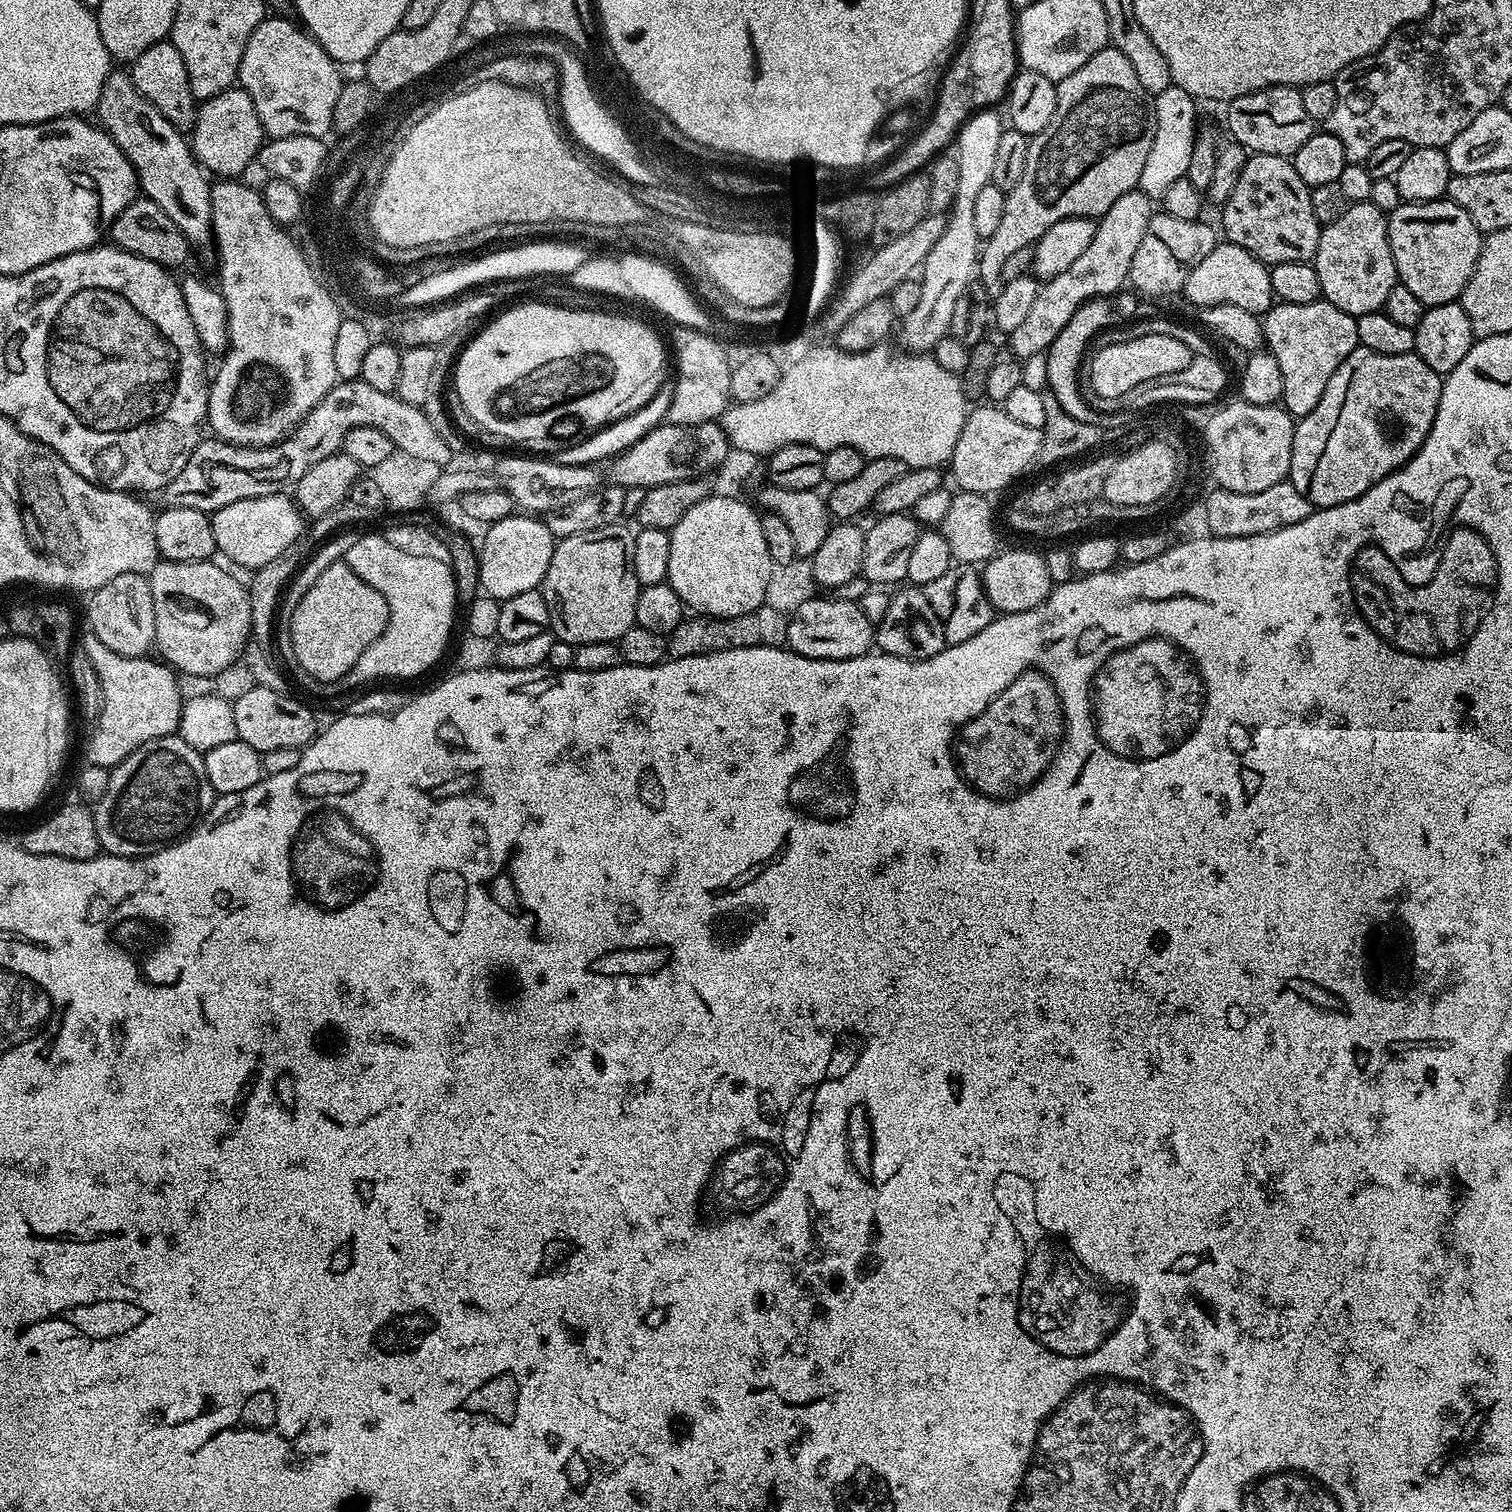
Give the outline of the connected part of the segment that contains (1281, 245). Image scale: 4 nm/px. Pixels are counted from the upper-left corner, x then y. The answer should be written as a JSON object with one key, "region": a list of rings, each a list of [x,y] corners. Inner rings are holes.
{"region":[[[1249,155],[1238,183],[1234,185],[1234,190],[1230,190],[1230,198],[1222,209],[1222,232],[1228,235],[1225,236],[1227,243],[1242,246],[1262,263],[1271,266],[1282,262],[1311,261],[1315,257],[1322,225],[1316,221],[1314,210],[1310,207],[1310,189],[1302,182],[1302,178],[1298,178],[1298,170],[1294,170],[1289,157]]]}

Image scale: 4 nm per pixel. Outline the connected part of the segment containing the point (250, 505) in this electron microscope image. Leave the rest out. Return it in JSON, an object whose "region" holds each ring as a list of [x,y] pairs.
{"region":[[[278,491],[258,498],[242,498],[211,513],[217,553],[233,560],[240,568],[255,570],[294,546],[305,533],[306,517],[295,499],[291,495],[284,495],[288,494]]]}

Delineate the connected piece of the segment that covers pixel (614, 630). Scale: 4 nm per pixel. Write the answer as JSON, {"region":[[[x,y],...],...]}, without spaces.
{"region":[[[624,522],[602,526],[602,530],[586,530],[586,534],[570,534],[570,538],[556,541],[554,558],[550,558],[550,570],[546,570],[544,575],[542,591],[546,598],[546,610],[550,610],[548,627],[557,640],[573,646],[586,642],[618,642],[622,638],[622,634],[626,634],[626,630],[630,630],[636,625],[636,607],[641,587],[638,582],[638,574],[634,574],[634,532],[633,529],[628,529]]]}

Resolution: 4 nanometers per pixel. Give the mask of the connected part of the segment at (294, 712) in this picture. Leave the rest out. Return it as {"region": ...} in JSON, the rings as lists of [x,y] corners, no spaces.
{"region":[[[249,686],[237,700],[234,700],[234,726],[239,740],[246,746],[254,746],[254,750],[266,753],[270,750],[283,750],[285,746],[303,749],[312,743],[317,735],[316,720],[312,712],[300,700],[291,694],[275,693],[259,686]]]}

